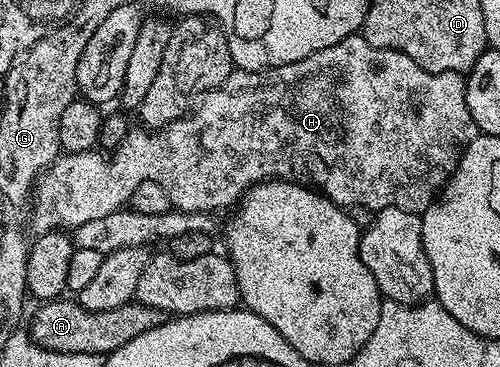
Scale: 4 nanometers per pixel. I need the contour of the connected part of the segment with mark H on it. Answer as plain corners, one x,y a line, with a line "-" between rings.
359,33
337,41
337,45
329,45
329,49
309,53
309,57
301,57
301,61
293,61
289,65
268,67
265,71
232,70
231,75
225,77
225,81
219,87
213,88
210,93
204,95
194,110
184,115
182,119
173,120
172,123
156,131
151,129
140,130
129,130
119,147
110,152
109,157
111,159
106,159
108,156
98,150
60,154
59,158
39,176
35,185
33,206
30,208
30,211
32,210
31,227
35,233
54,231
64,225
74,229
85,225
85,221
93,221
97,217
106,217
108,213
113,213
124,205
130,204
133,193
137,189
137,185
141,185
141,181
157,181
157,185
161,185
161,189
165,189
172,208
176,211
215,213
218,207
231,209
258,183
268,179
277,179
285,183
300,183
305,187
310,187
326,195
327,198
332,199
335,204
344,209
349,209
353,205
365,205
365,209
376,213
387,207
422,213
426,211
429,204
435,202
439,192
451,178
464,149
475,140
476,135
480,134
478,125
473,121
473,113
469,113
467,81
460,72
433,73
429,69
417,65
417,61
413,61
413,57
405,57
405,53
369,45
369,41

